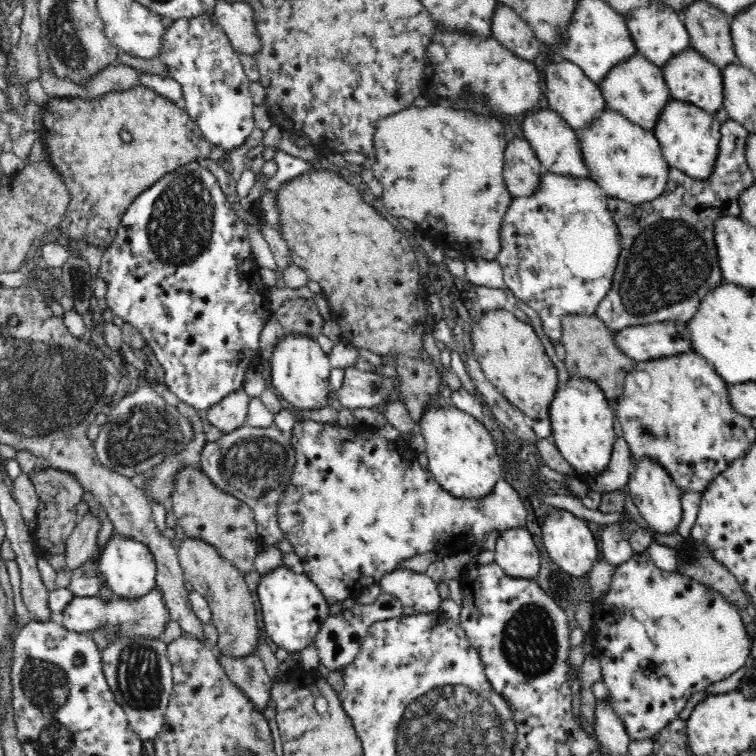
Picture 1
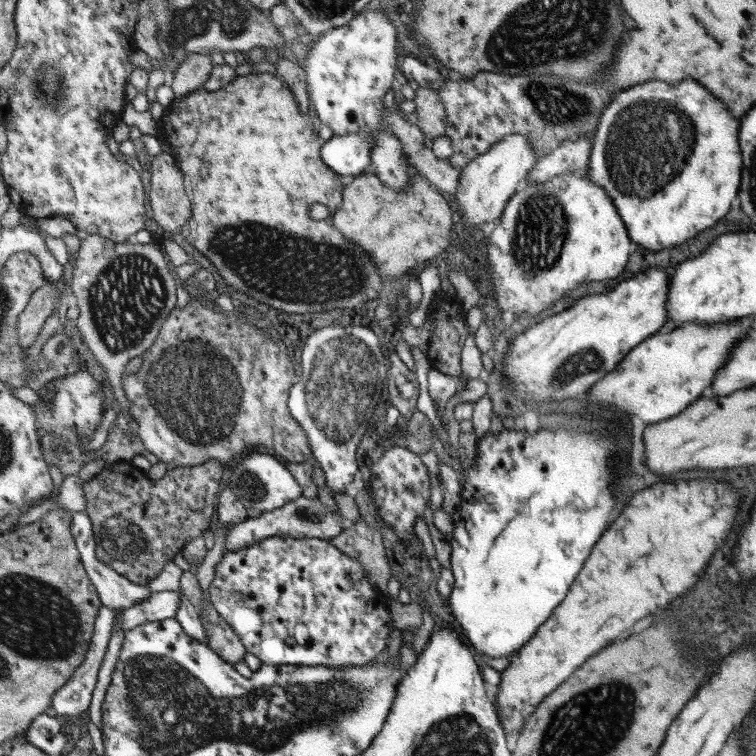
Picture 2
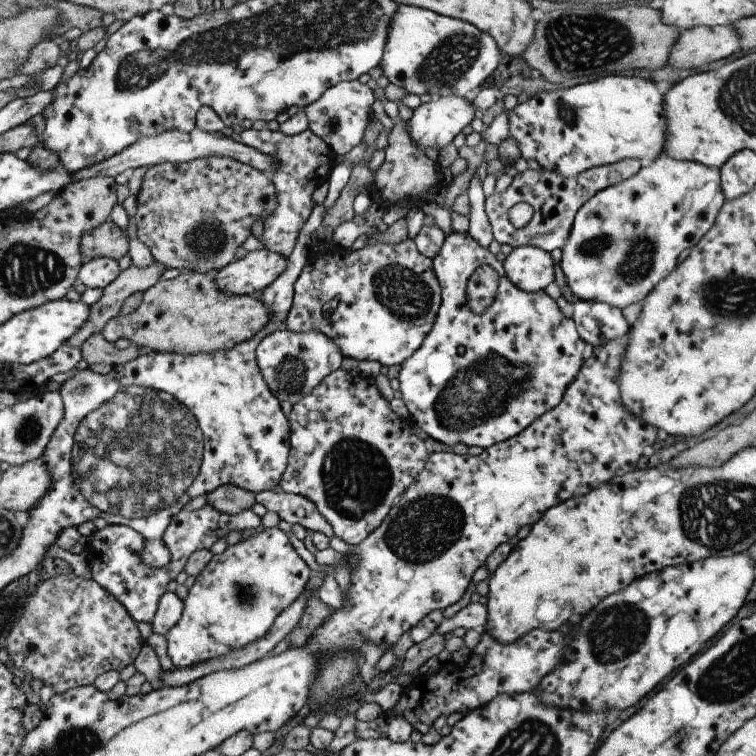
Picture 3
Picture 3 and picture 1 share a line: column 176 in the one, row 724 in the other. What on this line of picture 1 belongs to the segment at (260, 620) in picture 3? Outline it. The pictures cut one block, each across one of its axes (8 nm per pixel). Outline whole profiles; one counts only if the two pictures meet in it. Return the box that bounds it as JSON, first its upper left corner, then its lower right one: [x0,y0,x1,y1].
[590,553,752,742]

